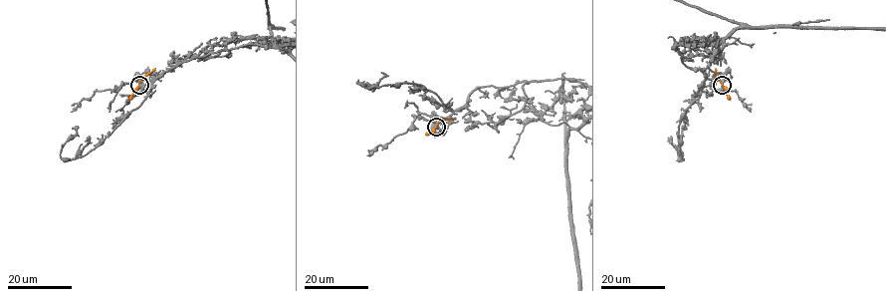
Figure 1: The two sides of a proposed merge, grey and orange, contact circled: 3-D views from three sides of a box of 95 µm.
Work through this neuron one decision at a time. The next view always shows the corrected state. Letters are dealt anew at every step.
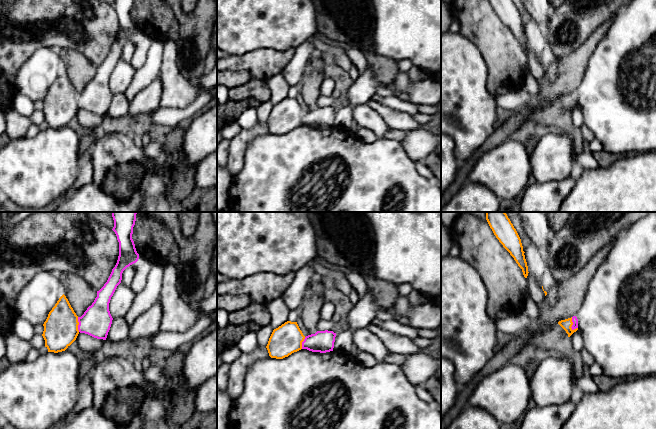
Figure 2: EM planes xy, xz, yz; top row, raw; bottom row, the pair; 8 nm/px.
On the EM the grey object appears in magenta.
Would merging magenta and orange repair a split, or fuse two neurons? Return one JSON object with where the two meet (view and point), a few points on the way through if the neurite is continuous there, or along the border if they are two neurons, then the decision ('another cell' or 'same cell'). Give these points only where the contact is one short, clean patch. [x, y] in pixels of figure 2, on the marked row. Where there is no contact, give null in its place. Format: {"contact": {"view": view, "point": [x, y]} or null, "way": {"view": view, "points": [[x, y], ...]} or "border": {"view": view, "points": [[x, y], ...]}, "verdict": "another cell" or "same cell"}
{"contact": {"view": "yz", "point": [573, 324]}, "way": {"view": "yz", "points": [[574, 319], [573, 324], [566, 324]]}, "verdict": "same cell"}

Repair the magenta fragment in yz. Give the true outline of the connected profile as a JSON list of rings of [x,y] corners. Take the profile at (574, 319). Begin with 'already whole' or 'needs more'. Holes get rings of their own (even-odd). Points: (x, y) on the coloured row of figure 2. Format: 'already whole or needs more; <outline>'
needs more; [[[576,316],[561,320],[558,324],[566,331],[568,337],[578,330],[578,319]]]

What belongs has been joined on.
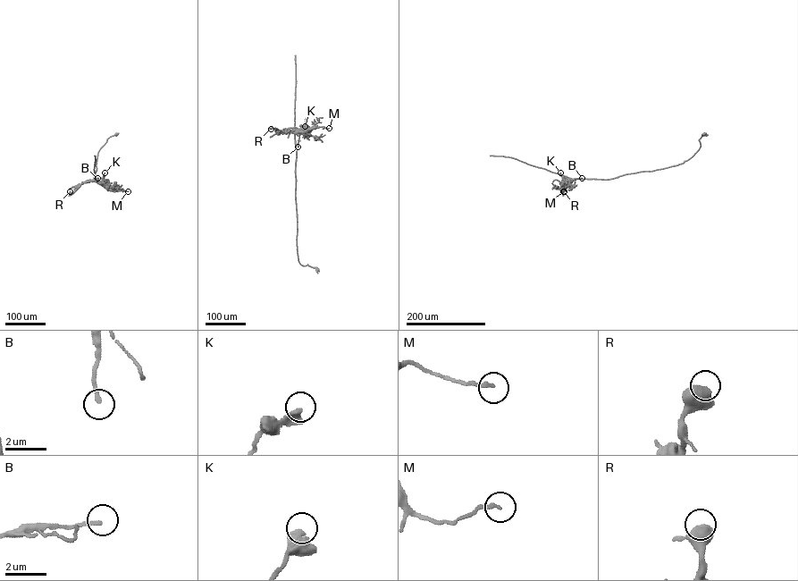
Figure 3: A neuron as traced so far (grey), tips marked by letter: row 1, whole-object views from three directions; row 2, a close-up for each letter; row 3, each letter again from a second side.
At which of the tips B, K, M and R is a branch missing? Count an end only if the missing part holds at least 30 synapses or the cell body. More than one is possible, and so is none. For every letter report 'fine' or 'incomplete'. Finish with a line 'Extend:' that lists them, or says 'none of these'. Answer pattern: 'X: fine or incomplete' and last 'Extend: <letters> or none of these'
B: fine
K: fine
M: fine
R: fine
Extend: none of these

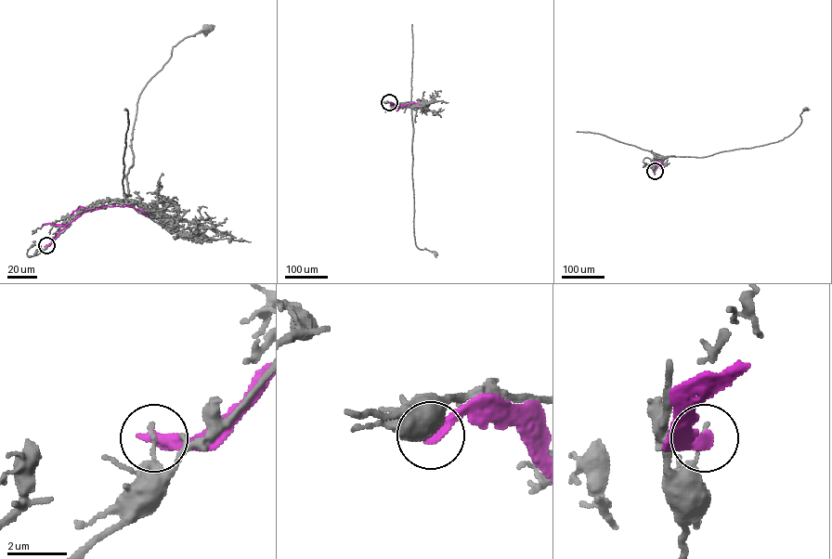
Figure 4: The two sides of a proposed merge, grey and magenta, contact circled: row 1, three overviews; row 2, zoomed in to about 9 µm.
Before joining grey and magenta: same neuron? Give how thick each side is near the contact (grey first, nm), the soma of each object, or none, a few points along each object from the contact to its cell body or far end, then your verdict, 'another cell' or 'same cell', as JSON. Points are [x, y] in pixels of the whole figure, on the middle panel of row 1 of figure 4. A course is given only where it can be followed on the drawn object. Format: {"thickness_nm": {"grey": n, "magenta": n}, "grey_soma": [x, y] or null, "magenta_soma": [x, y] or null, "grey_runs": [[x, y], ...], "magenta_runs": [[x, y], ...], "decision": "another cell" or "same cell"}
{"thickness_nm": {"grey": 130, "magenta": 420}, "grey_soma": [435, 253], "magenta_soma": null, "grey_runs": [[389, 102], [396, 106], [406, 102], [411, 108], [415, 243], [420, 249], [425, 248], [435, 253]], "magenta_runs": [[389, 102], [400, 106], [419, 104]], "decision": "another cell"}

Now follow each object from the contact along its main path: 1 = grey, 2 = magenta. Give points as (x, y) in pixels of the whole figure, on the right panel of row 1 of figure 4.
1: (655, 171), (657, 162), (654, 159), (662, 156), (704, 157), (783, 140), (800, 123), (799, 114), (805, 108)
2: (655, 171), (657, 161), (655, 160), (656, 162)

